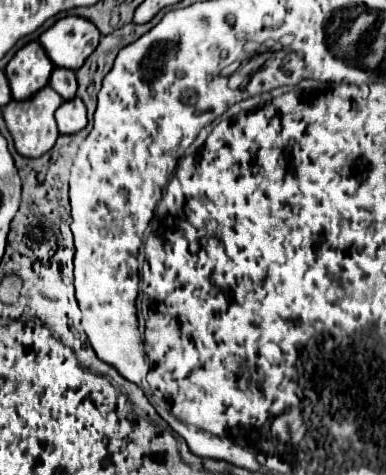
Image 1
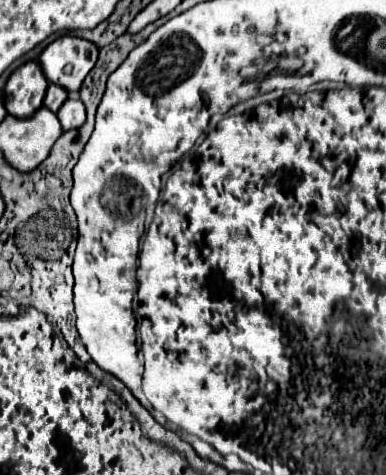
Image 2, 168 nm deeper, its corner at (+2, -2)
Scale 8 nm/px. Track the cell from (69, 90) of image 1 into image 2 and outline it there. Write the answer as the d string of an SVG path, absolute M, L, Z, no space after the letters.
M50 84L48 90L46 90L46 98L44 98L44 106L52 112L58 112L60 106L66 102L68 98L68 92L56 84Z

